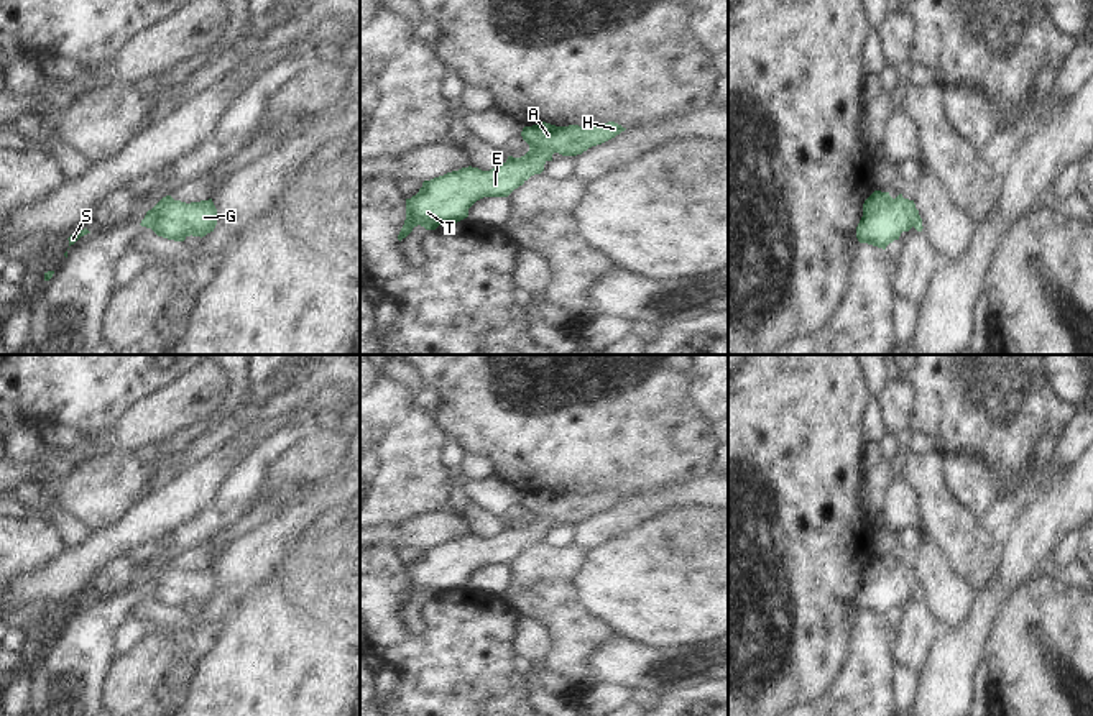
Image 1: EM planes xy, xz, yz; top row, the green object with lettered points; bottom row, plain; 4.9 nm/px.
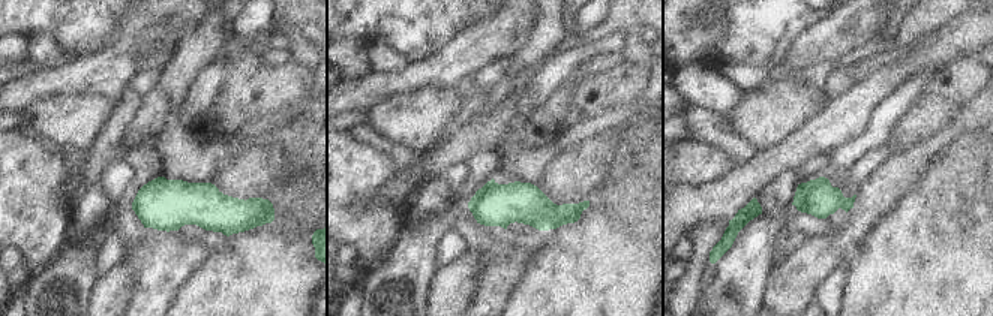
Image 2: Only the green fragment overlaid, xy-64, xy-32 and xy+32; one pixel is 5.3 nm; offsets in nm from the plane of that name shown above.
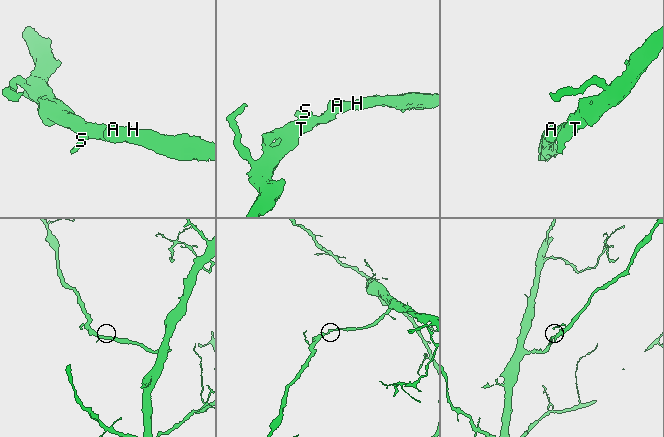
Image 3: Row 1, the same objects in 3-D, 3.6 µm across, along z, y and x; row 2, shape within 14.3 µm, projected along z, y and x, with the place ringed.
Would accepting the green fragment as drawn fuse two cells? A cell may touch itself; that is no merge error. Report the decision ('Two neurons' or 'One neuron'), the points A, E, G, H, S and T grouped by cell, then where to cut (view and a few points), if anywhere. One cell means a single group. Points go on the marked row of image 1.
One neuron. Groups: A E G H S T. No split

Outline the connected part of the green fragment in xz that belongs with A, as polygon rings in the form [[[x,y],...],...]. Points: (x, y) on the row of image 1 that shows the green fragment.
[[[542,122],[524,126],[521,136],[529,145],[524,156],[508,156],[503,164],[490,171],[468,166],[424,181],[419,192],[406,199],[406,220],[398,240],[406,238],[417,225],[436,230],[440,223],[457,223],[468,217],[468,209],[477,200],[508,197],[531,176],[541,174],[544,164],[552,161],[554,153],[577,156],[625,130],[615,122],[592,126],[556,126]]]

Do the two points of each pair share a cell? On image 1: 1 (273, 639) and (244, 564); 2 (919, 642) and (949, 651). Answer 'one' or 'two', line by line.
1: two
2: two

